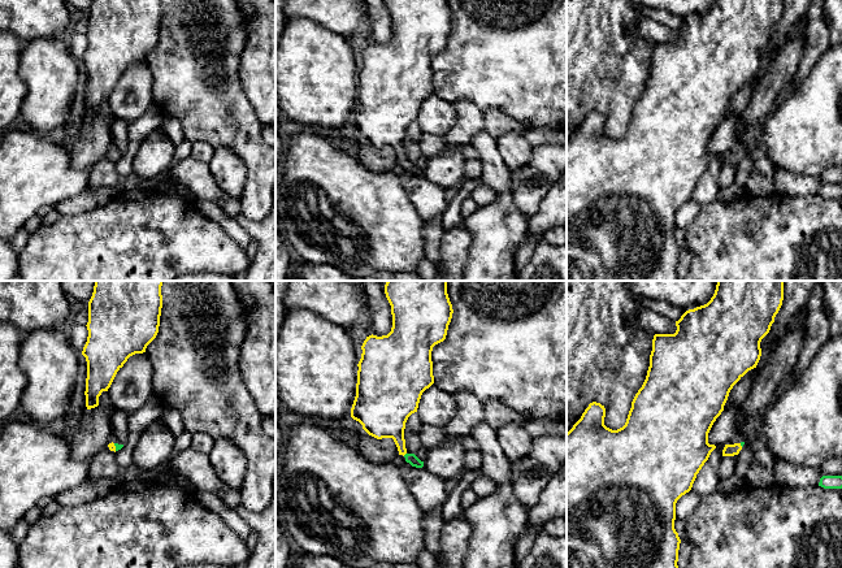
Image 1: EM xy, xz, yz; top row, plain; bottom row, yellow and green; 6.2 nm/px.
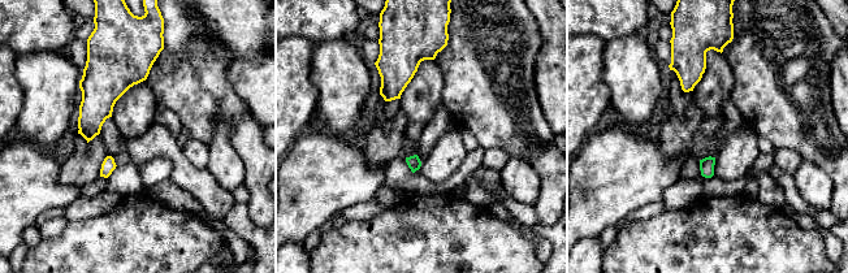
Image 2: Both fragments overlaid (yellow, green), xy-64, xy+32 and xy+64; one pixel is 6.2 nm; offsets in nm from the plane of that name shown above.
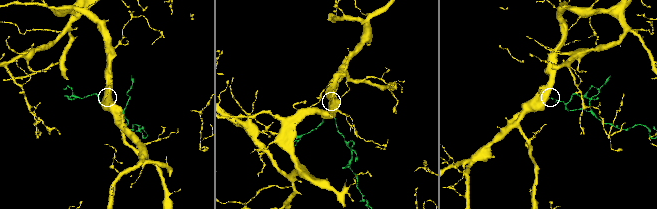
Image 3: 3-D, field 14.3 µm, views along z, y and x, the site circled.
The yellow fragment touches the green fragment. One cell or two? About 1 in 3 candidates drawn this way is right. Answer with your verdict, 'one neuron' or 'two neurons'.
one neuron

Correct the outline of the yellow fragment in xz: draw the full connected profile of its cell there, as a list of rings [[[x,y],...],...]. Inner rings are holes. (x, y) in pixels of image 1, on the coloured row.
[[[387,281],[385,294],[391,305],[392,328],[387,335],[369,335],[364,341],[361,359],[357,364],[356,396],[351,417],[377,439],[392,438],[399,455],[405,455],[404,429],[408,417],[417,412],[422,393],[434,383],[431,351],[446,339],[452,318],[452,304],[447,294],[447,281]]]

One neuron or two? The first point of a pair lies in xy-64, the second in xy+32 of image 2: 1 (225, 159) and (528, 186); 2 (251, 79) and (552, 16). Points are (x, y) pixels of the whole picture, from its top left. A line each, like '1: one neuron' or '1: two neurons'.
1: one neuron
2: one neuron

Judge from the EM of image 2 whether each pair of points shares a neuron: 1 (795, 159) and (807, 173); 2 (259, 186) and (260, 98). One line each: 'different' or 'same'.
1: different
2: different

